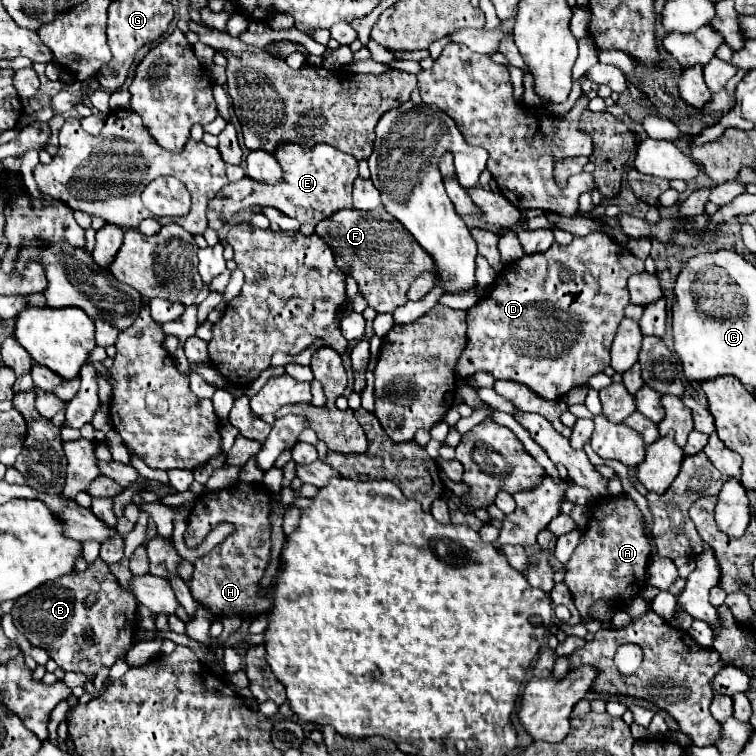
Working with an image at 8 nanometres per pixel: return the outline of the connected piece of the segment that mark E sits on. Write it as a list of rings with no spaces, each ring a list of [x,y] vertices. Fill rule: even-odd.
[[[280,143],[276,147],[276,161],[284,171],[280,183],[256,183],[254,179],[240,179],[228,183],[208,205],[208,225],[218,231],[230,217],[246,207],[276,207],[284,215],[296,219],[298,223],[318,225],[322,219],[330,217],[340,209],[352,207],[352,183],[358,175],[358,161],[352,155],[336,151],[336,147],[326,143],[316,143],[316,147],[306,149],[298,143]]]

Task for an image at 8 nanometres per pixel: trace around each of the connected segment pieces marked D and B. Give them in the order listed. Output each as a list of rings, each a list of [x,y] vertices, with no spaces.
[[[600,231],[578,237],[566,247],[556,243],[544,253],[524,255],[504,265],[492,291],[468,309],[468,345],[456,363],[456,375],[468,379],[476,371],[488,371],[496,379],[524,383],[544,399],[564,397],[570,389],[588,385],[592,375],[610,365],[610,345],[630,303],[628,277],[640,271],[644,271],[644,261]]]
[[[96,559],[82,573],[72,571],[22,595],[14,601],[10,615],[16,629],[32,645],[44,647],[58,667],[64,671],[82,671],[90,679],[84,691],[96,697],[100,695],[94,687],[98,669],[112,667],[118,659],[124,659],[134,645],[132,625],[136,627],[136,605],[136,597],[120,587],[102,559]]]

